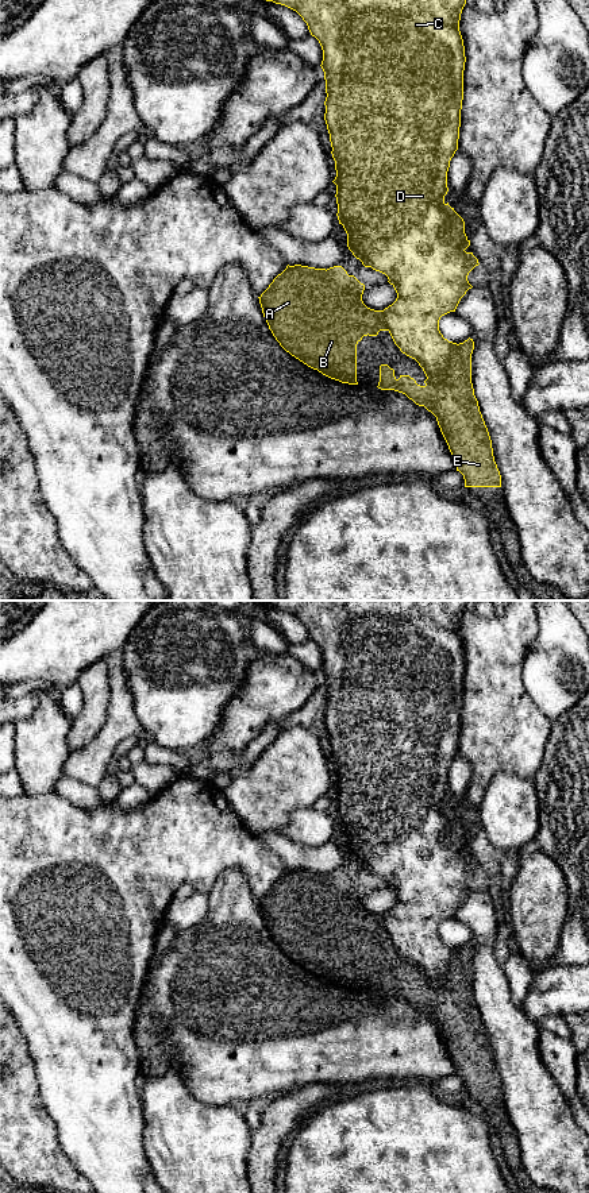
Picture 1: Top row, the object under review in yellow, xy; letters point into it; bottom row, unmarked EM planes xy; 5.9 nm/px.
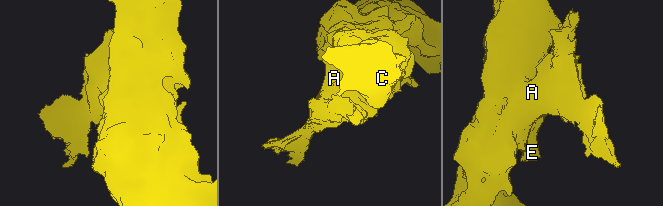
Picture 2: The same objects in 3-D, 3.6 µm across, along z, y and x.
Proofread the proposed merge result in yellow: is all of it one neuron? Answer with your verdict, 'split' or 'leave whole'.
split

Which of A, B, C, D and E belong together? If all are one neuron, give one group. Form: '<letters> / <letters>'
A / B C D E

